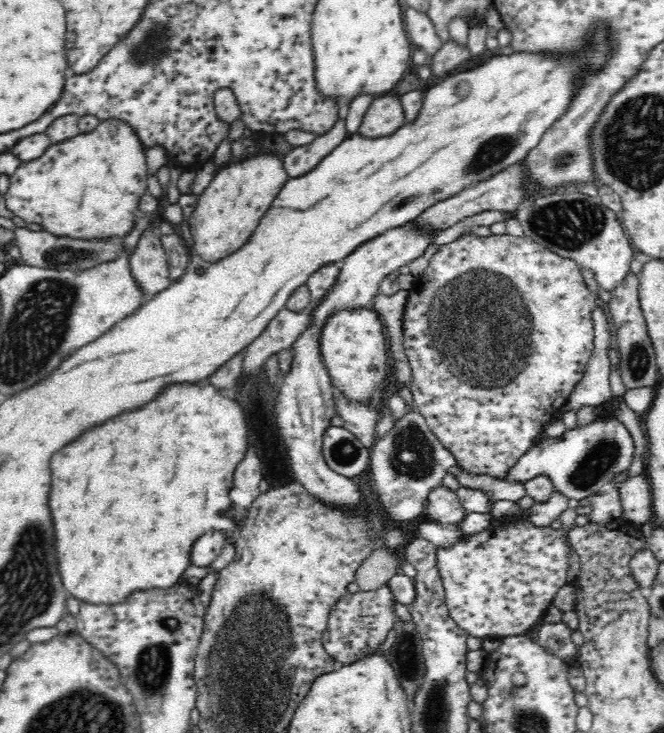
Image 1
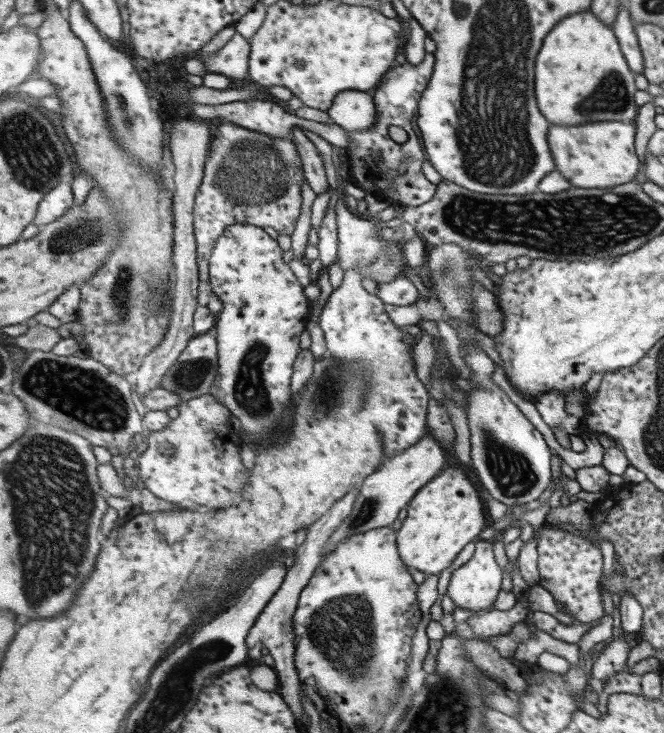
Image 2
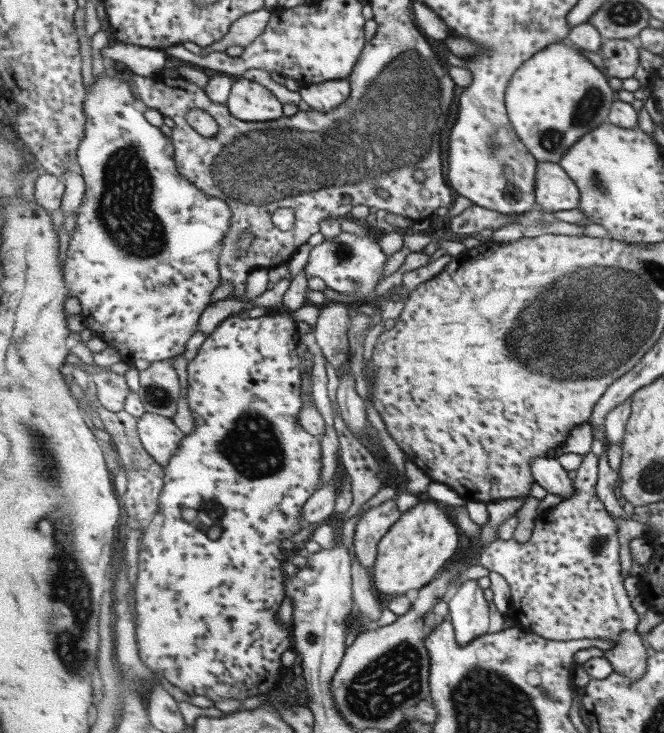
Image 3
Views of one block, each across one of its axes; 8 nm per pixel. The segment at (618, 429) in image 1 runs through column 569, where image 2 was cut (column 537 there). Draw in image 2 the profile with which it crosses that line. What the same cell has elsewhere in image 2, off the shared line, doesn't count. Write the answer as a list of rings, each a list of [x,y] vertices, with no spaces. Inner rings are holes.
[[[472,339],[461,341],[461,355],[471,370],[476,388],[469,392],[468,425],[472,446],[472,466],[482,486],[506,506],[525,506],[539,500],[549,488],[554,476],[553,450],[547,446],[543,434],[523,416],[523,412],[509,400],[509,396],[491,382],[495,362]]]

